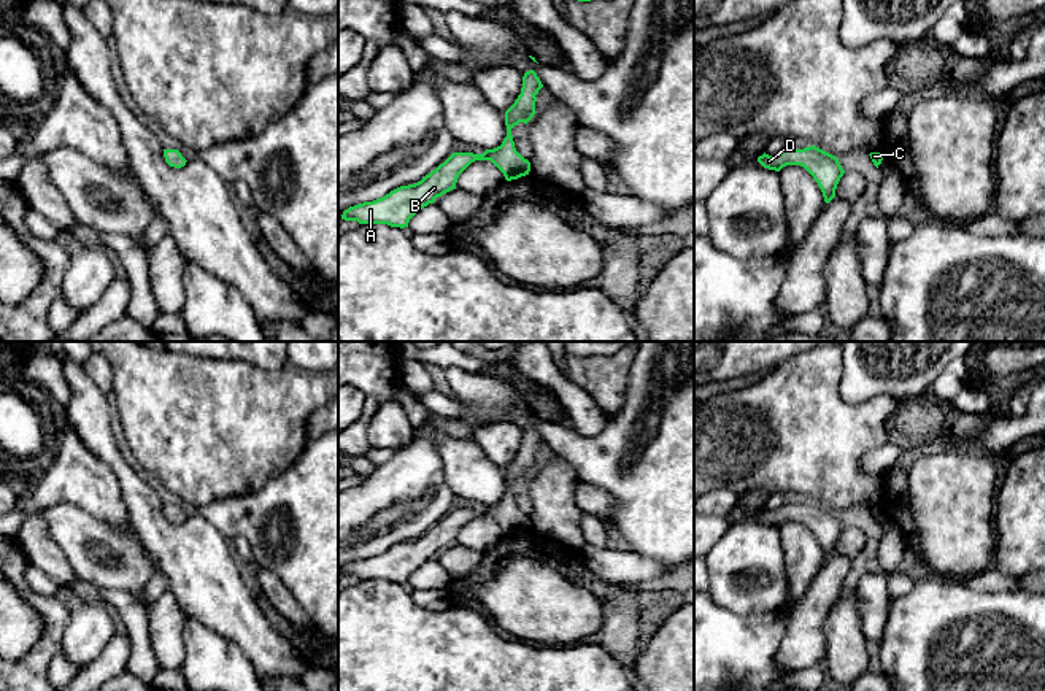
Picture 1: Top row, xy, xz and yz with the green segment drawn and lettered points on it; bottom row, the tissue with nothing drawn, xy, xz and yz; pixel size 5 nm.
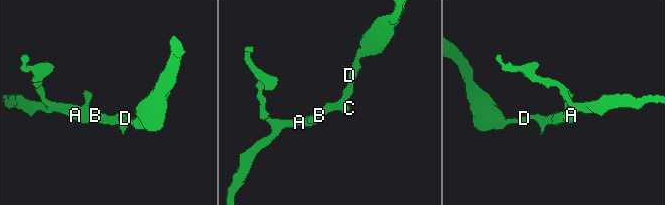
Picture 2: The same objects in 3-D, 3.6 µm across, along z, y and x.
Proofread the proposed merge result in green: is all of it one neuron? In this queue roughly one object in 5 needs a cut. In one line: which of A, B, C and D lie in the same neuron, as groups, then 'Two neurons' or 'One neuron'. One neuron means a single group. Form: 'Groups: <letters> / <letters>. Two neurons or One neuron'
Groups: A B C D. One neuron

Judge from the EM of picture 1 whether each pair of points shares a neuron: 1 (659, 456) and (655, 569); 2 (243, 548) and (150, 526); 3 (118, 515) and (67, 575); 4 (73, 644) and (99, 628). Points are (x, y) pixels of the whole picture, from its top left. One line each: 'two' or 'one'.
1: two
2: two
3: two
4: one

